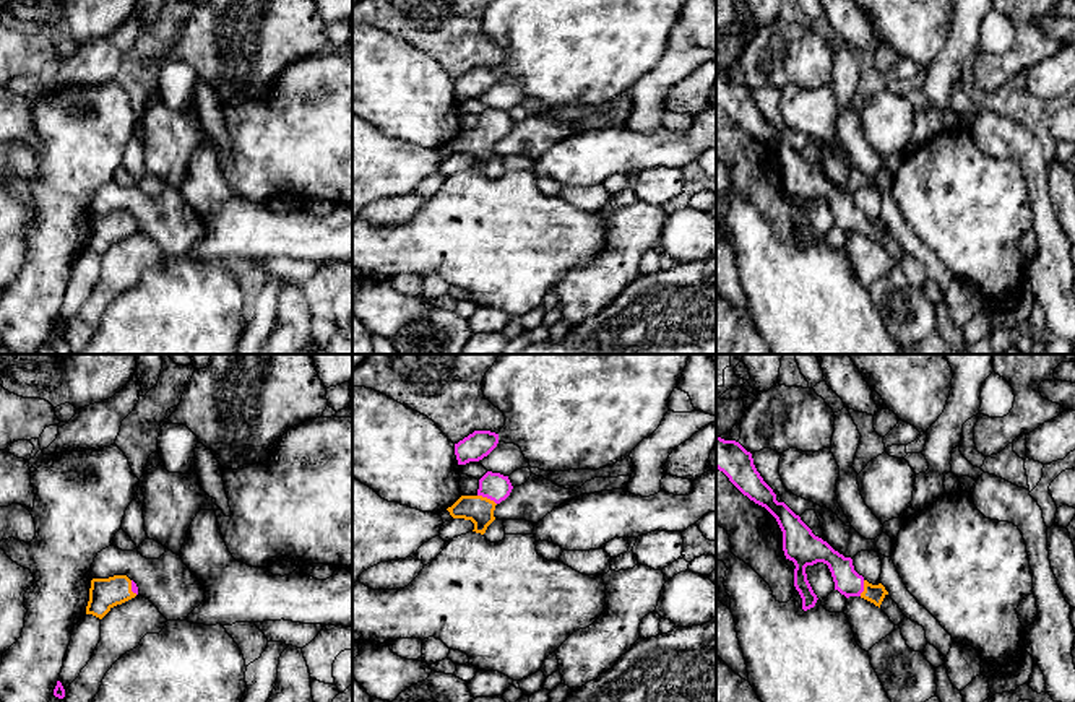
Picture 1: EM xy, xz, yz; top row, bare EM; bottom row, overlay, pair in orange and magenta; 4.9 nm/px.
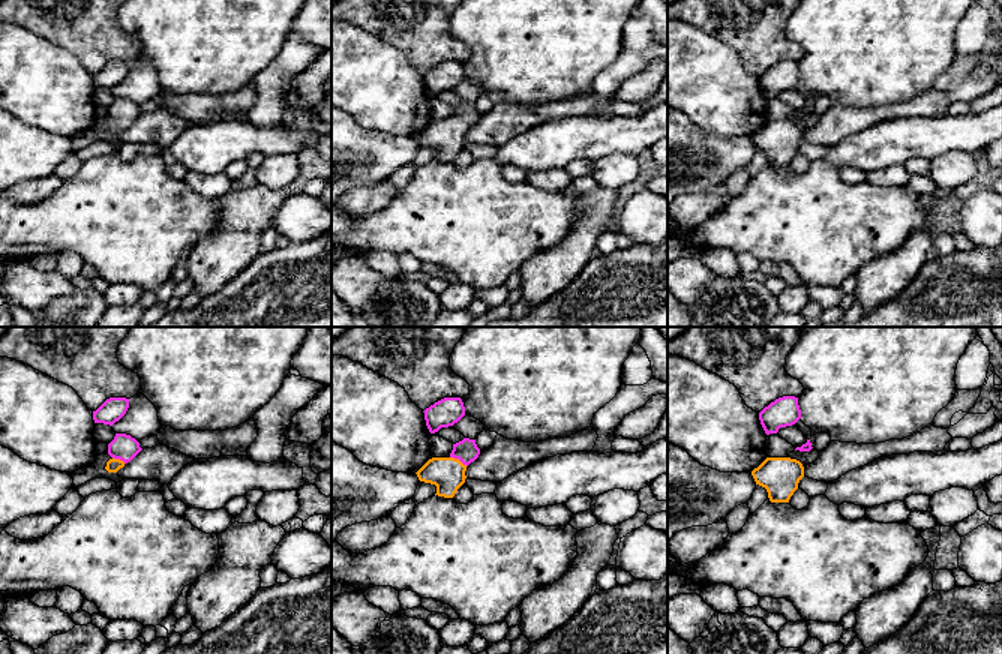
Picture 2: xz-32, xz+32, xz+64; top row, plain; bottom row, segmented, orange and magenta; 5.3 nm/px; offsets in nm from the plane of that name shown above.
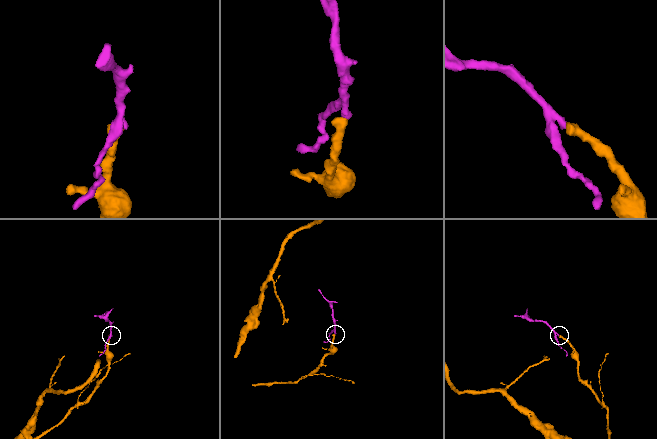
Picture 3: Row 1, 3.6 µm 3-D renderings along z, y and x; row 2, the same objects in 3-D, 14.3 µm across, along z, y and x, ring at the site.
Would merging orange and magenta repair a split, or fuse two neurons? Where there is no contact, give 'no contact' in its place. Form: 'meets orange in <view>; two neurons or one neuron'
meets orange in xz; one neuron

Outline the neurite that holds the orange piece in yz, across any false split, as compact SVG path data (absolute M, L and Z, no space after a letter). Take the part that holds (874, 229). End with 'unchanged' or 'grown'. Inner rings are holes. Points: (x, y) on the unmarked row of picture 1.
M716 72L716 104L750 136L765 143L778 158L783 167L783 187L792 197L794 223L802 234L802 245L815 242L814 229L805 203L817 198L828 202L835 226L846 234L861 232L880 244L888 231L882 219L872 221L854 206L853 195L835 187L827 177L815 172L812 166L784 138L776 136L773 125L763 117L753 101L752 89L736 76L724 76Z | grown

